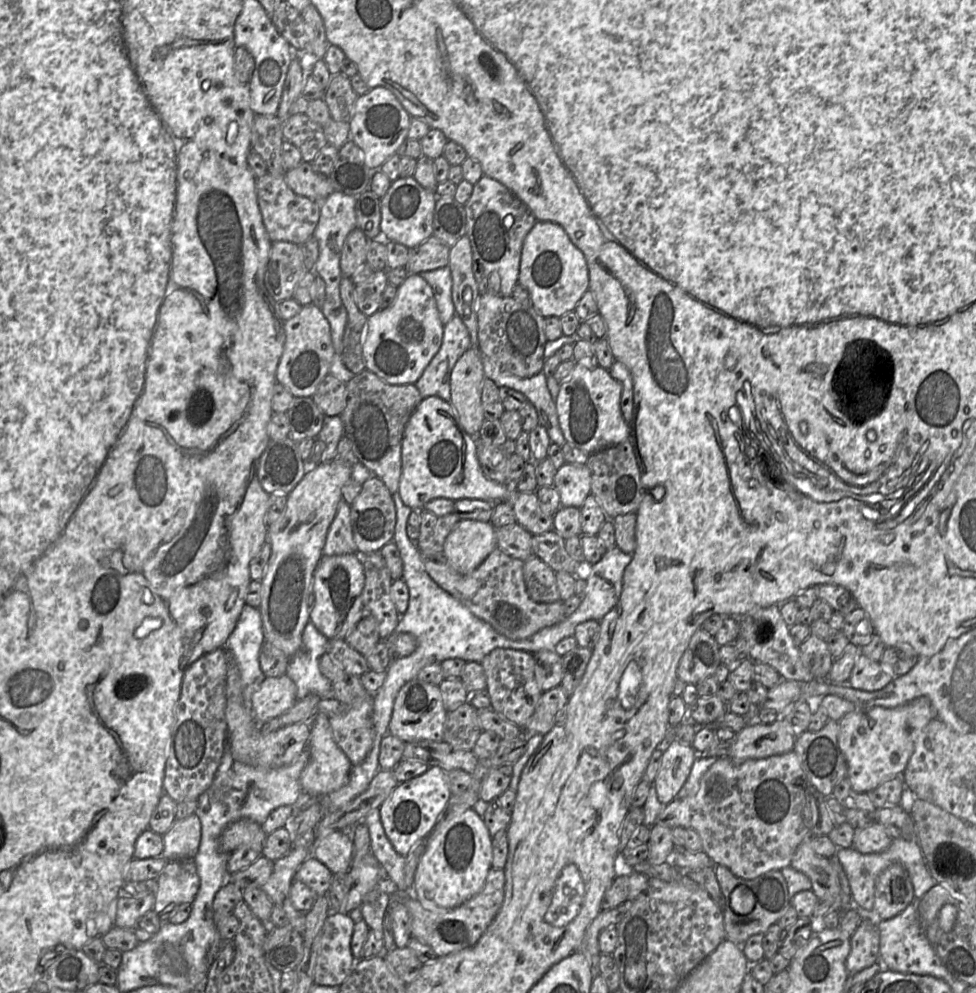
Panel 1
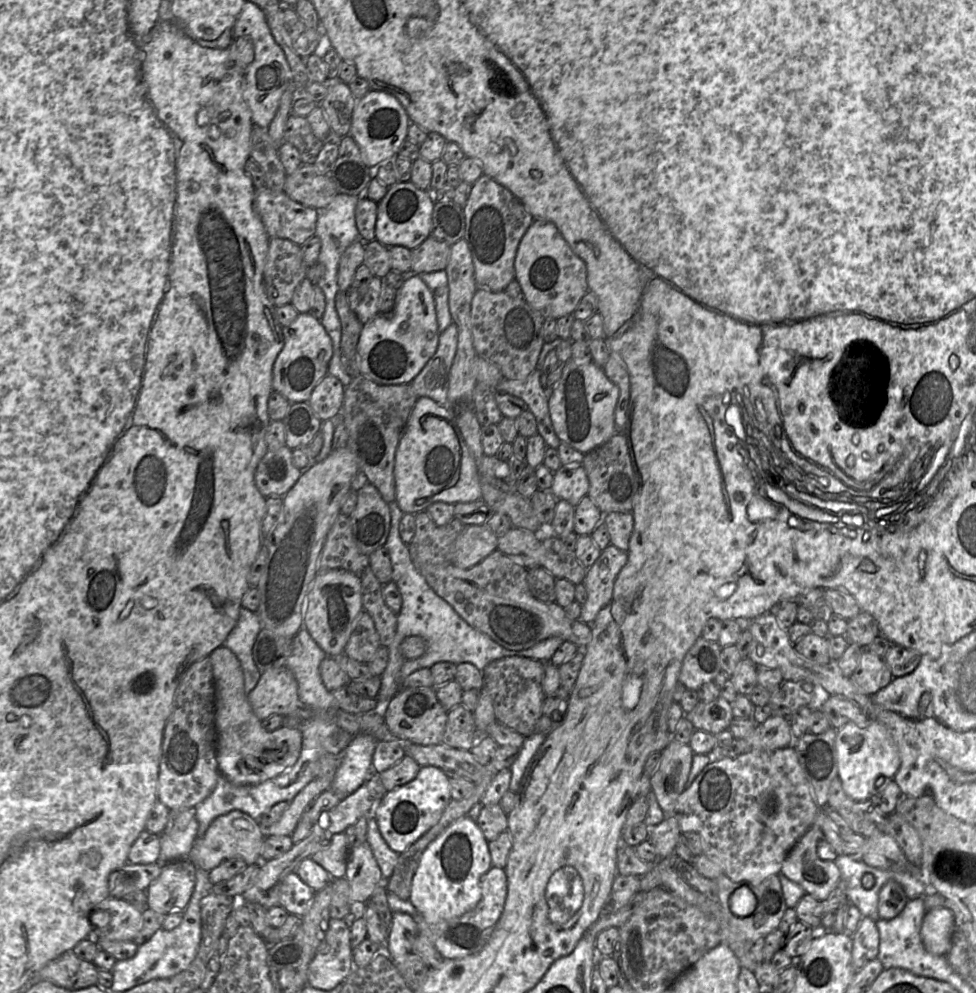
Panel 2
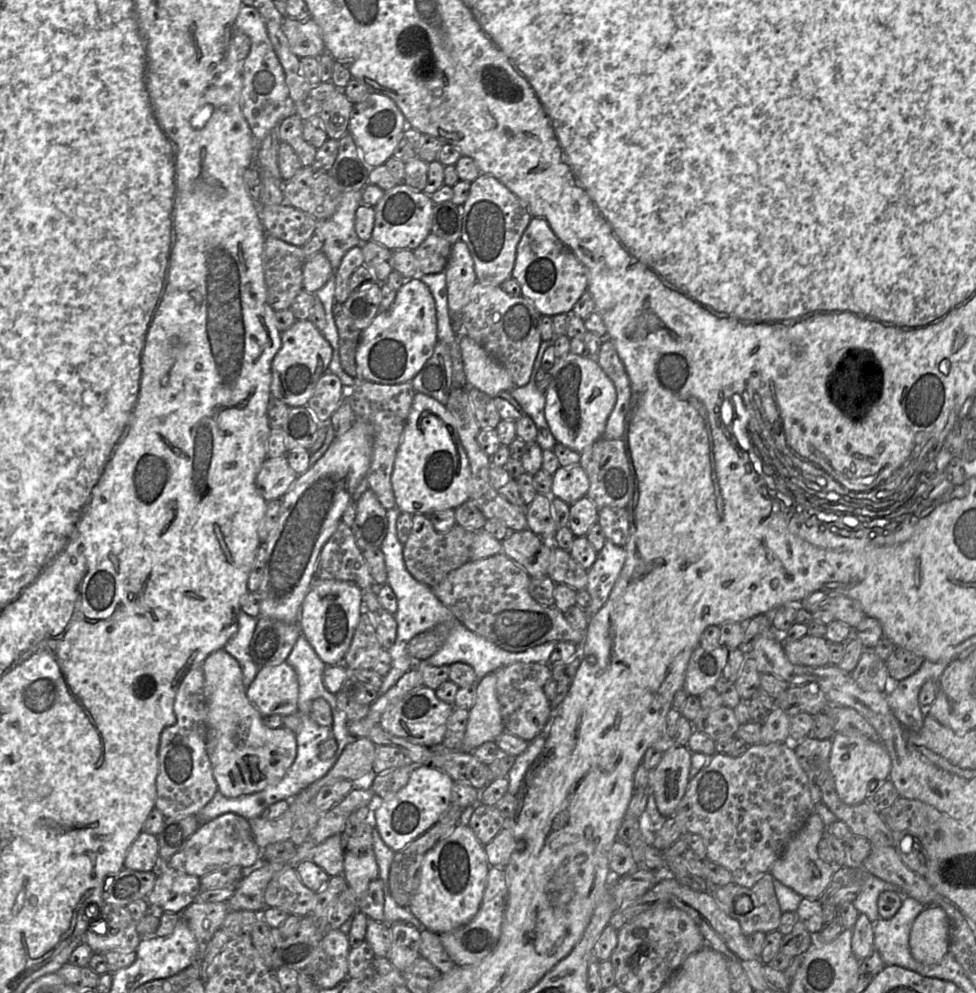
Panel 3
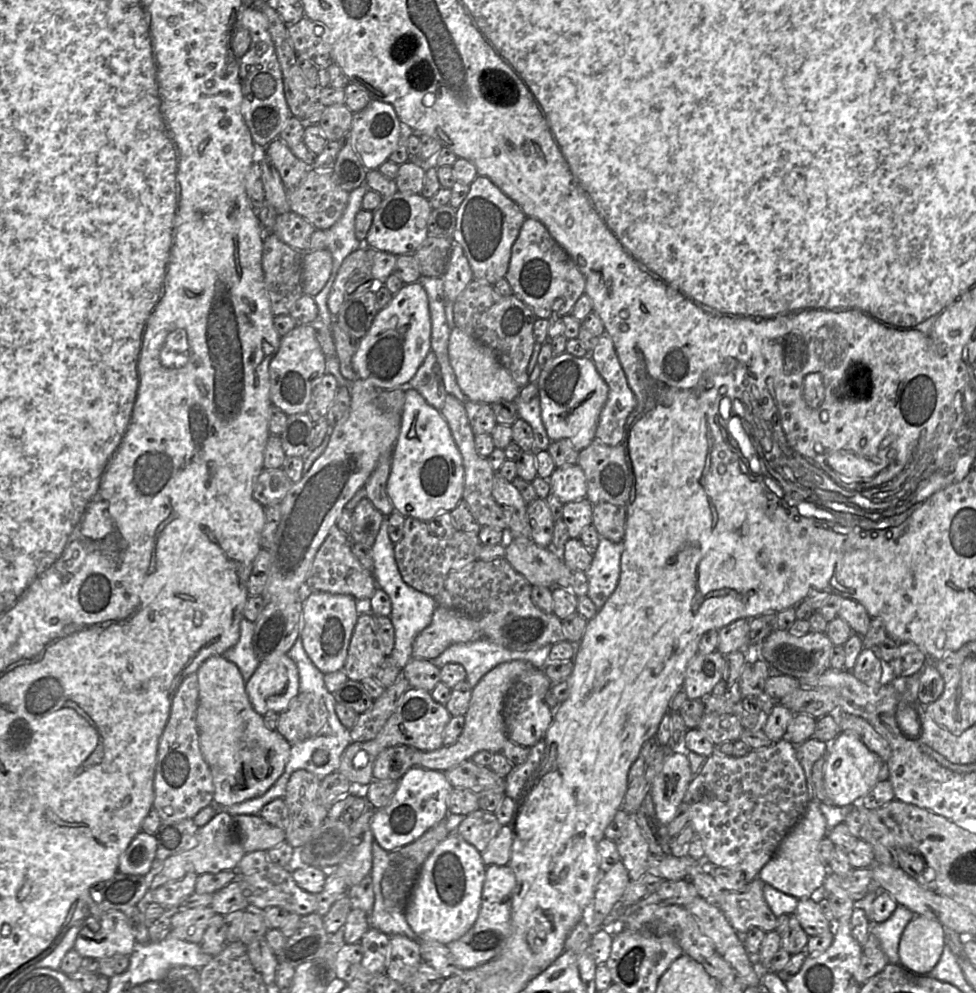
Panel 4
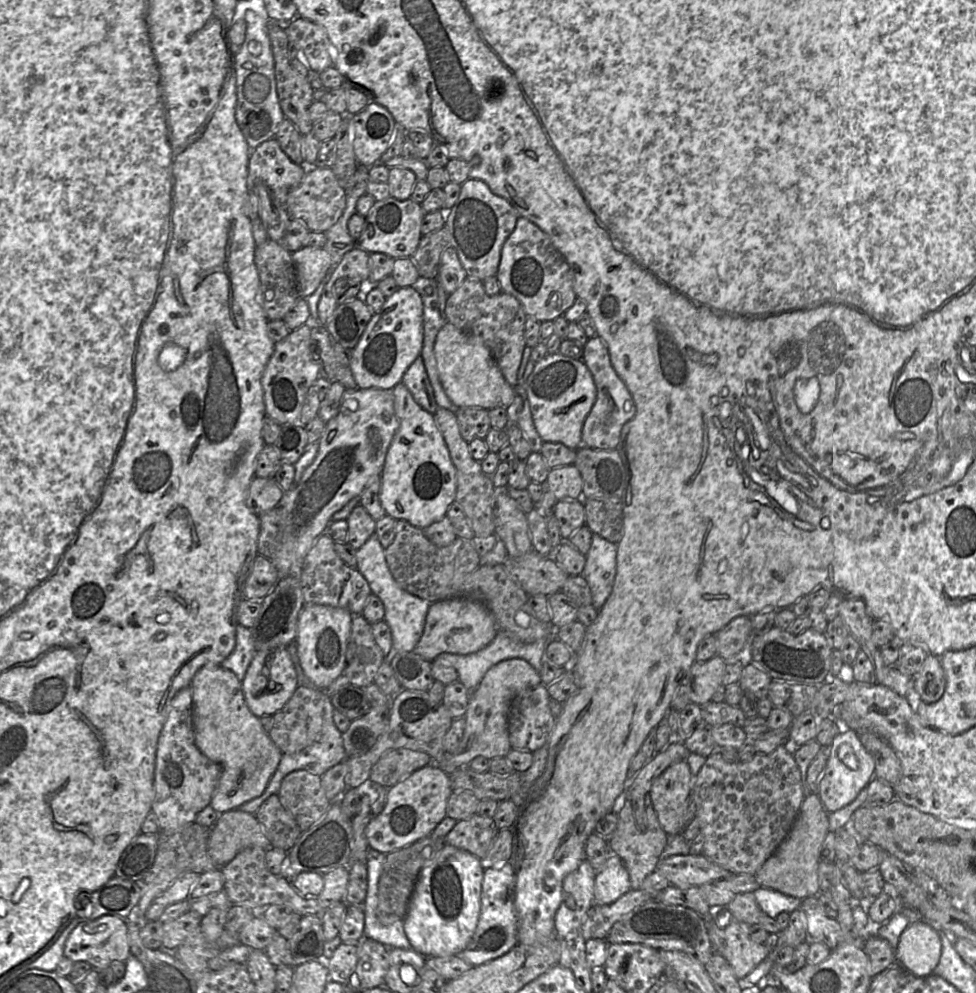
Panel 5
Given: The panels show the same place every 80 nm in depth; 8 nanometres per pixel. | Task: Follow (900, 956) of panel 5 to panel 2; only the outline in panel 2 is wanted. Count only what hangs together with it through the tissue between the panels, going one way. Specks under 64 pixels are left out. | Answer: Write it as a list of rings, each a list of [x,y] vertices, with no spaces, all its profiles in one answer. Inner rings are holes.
[[[937,907],[926,912],[920,935],[925,949],[937,956],[945,956],[951,946],[954,928],[953,912],[947,908]]]

